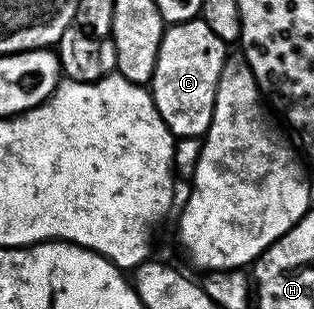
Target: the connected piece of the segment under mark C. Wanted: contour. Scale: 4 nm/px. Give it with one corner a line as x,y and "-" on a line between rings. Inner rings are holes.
201,17
193,18
190,22
176,22
163,29
152,79
152,93
156,108
175,139
201,139
212,124
216,88
227,53
227,43
222,42
220,36
216,36
216,32
202,22

